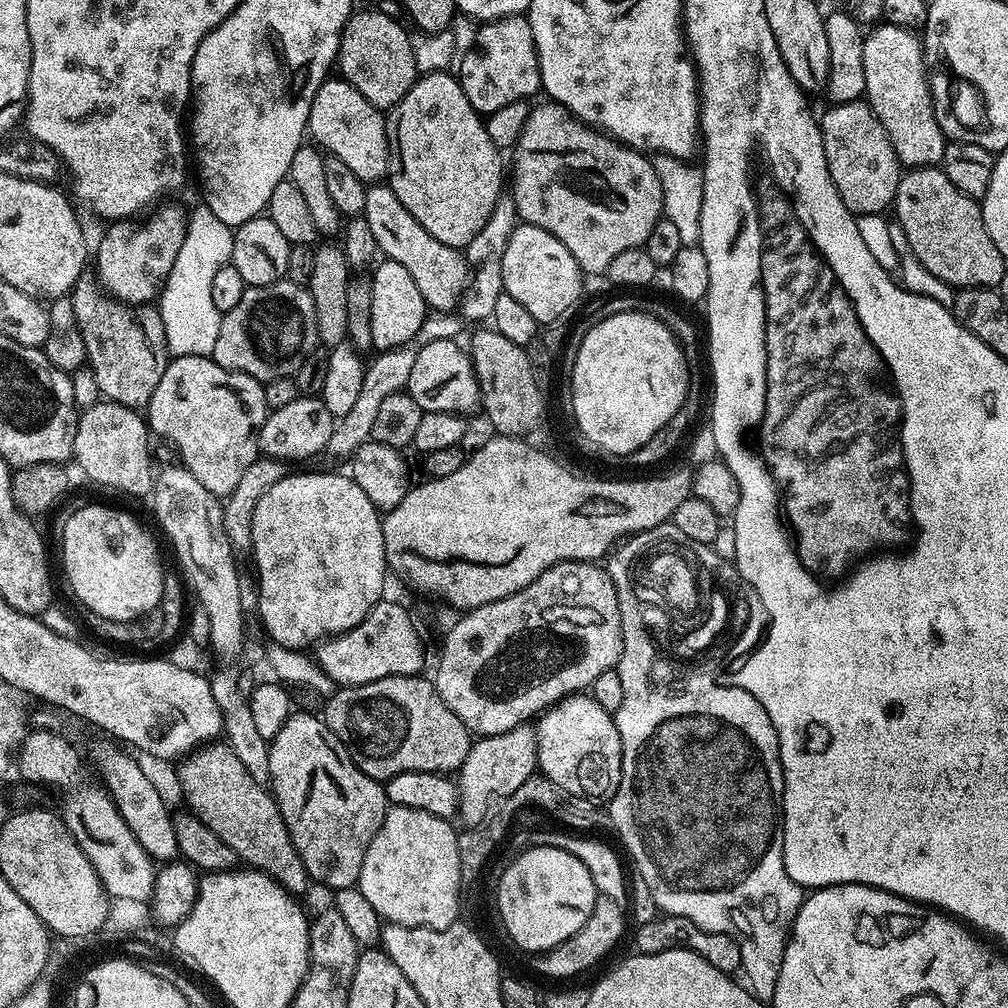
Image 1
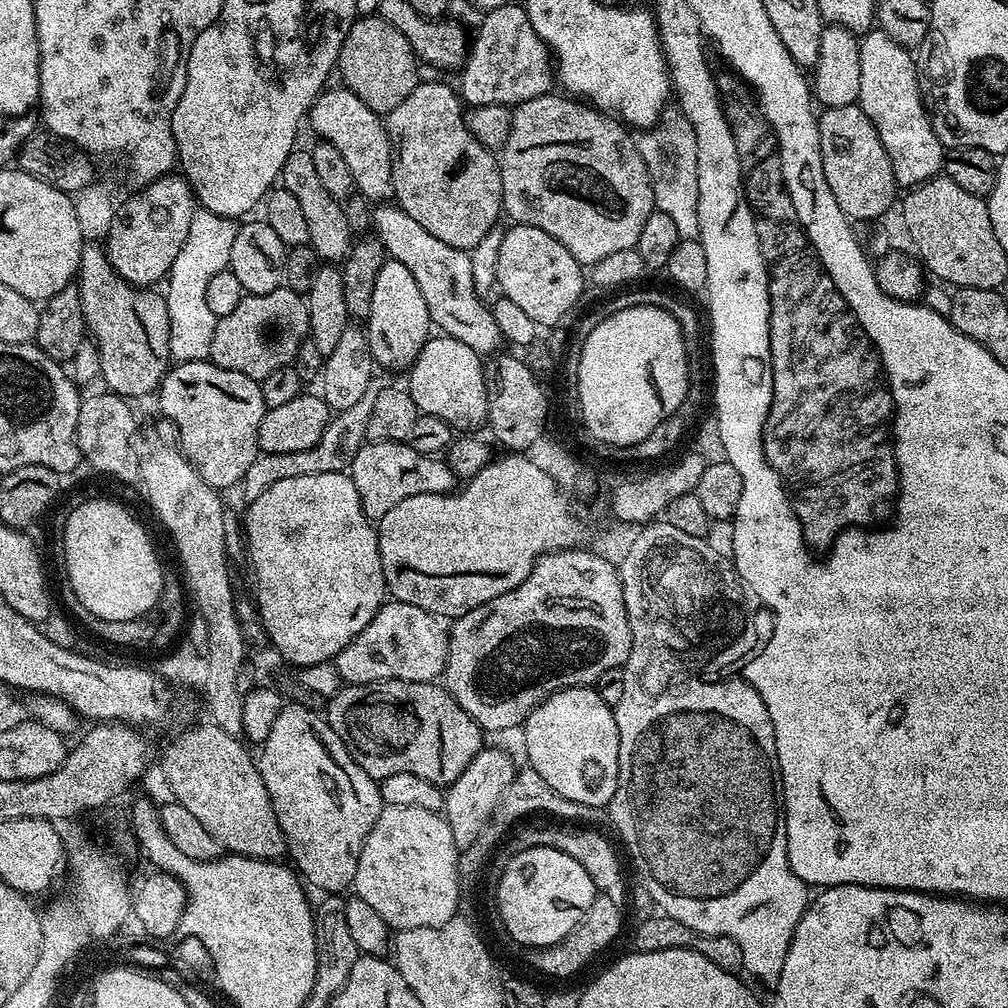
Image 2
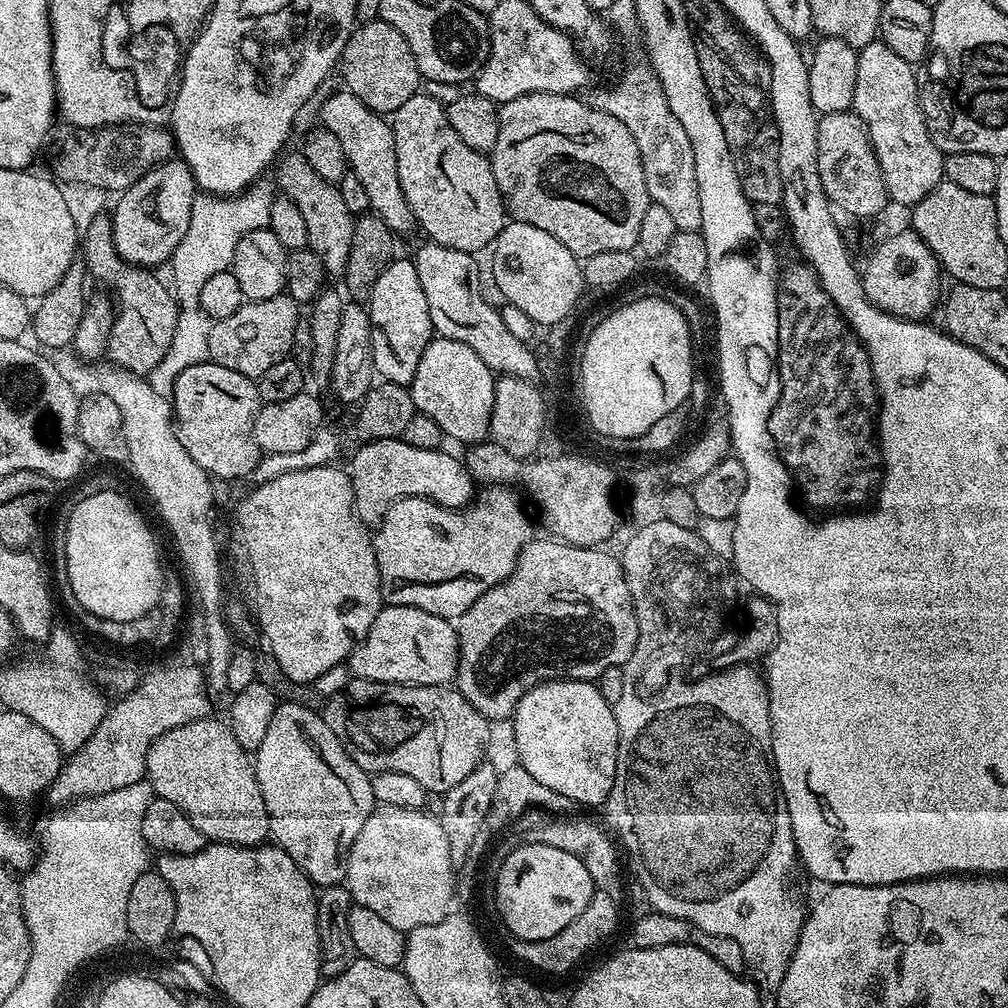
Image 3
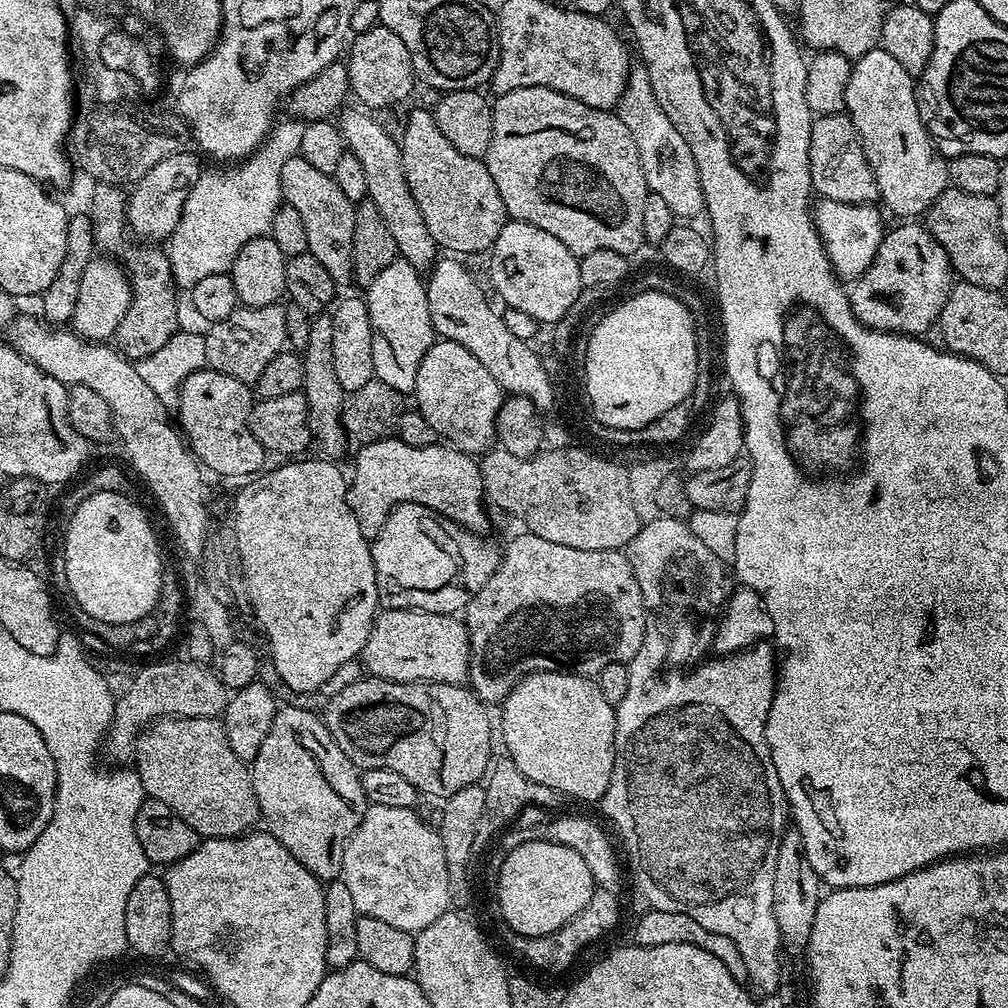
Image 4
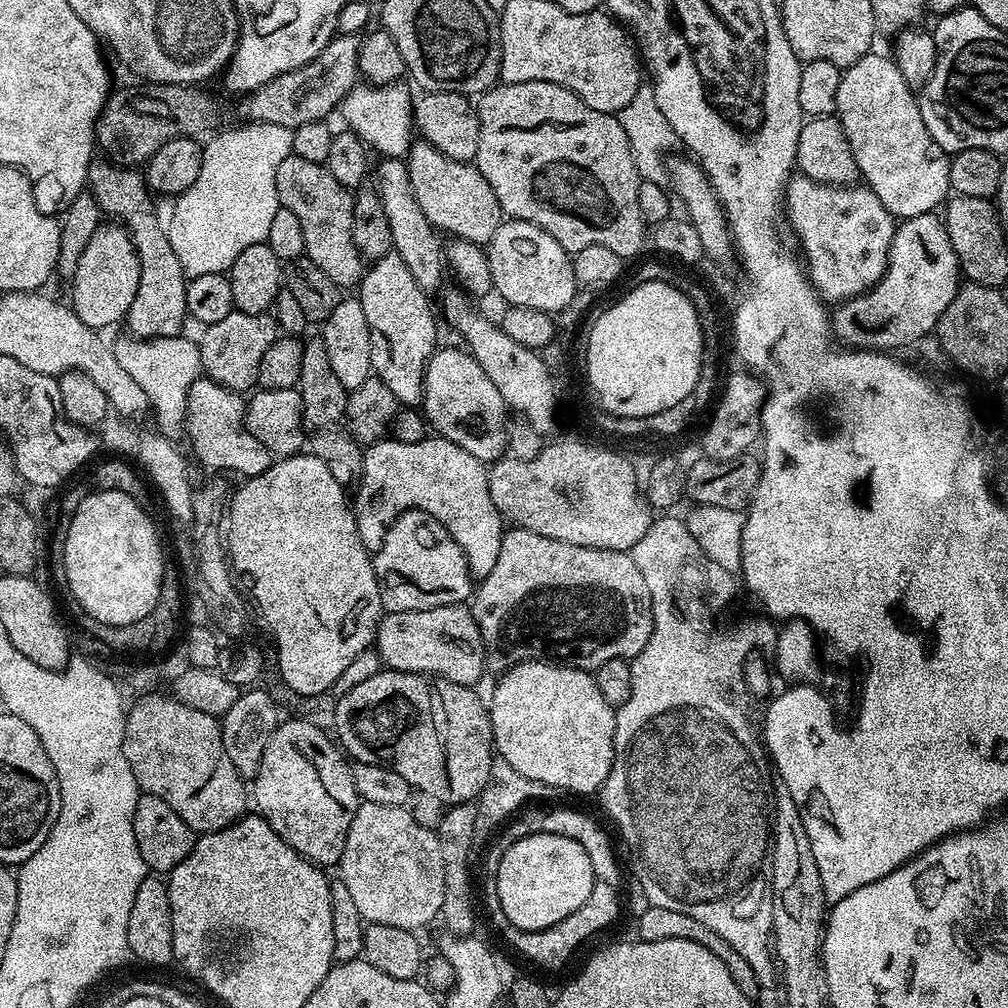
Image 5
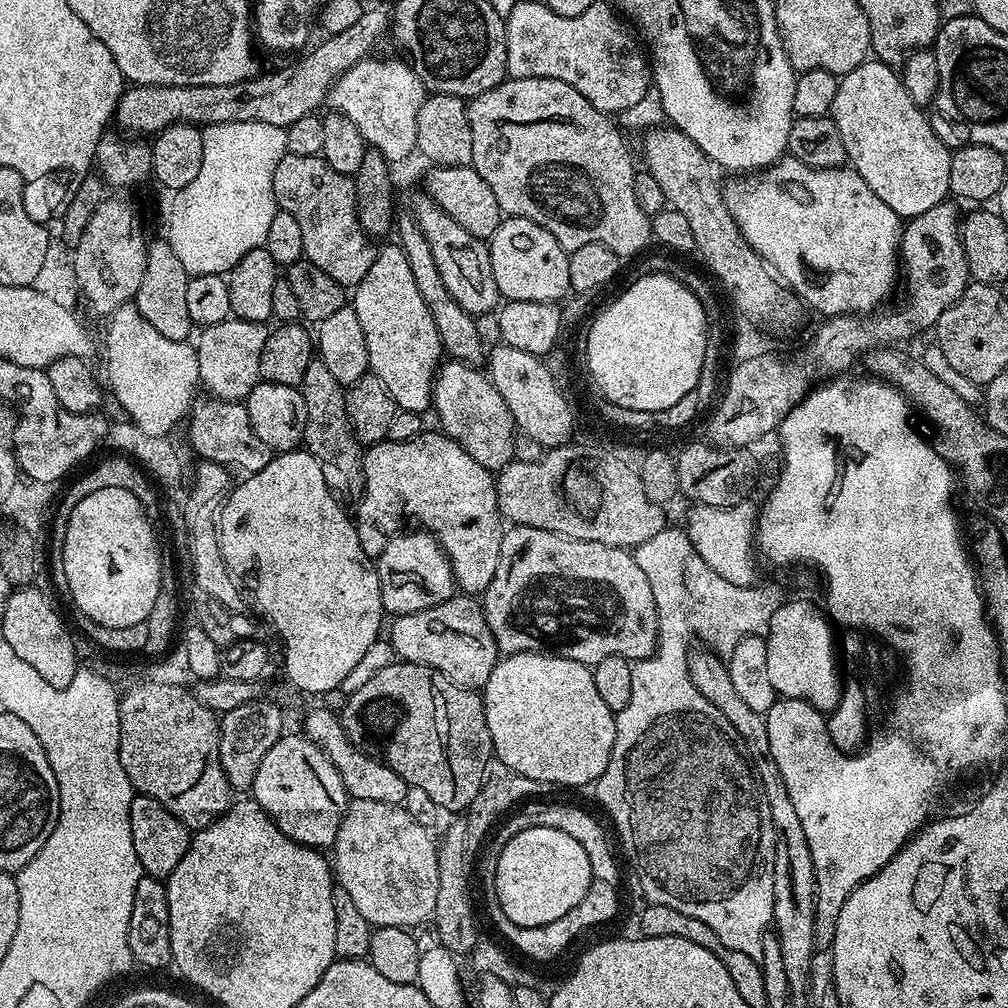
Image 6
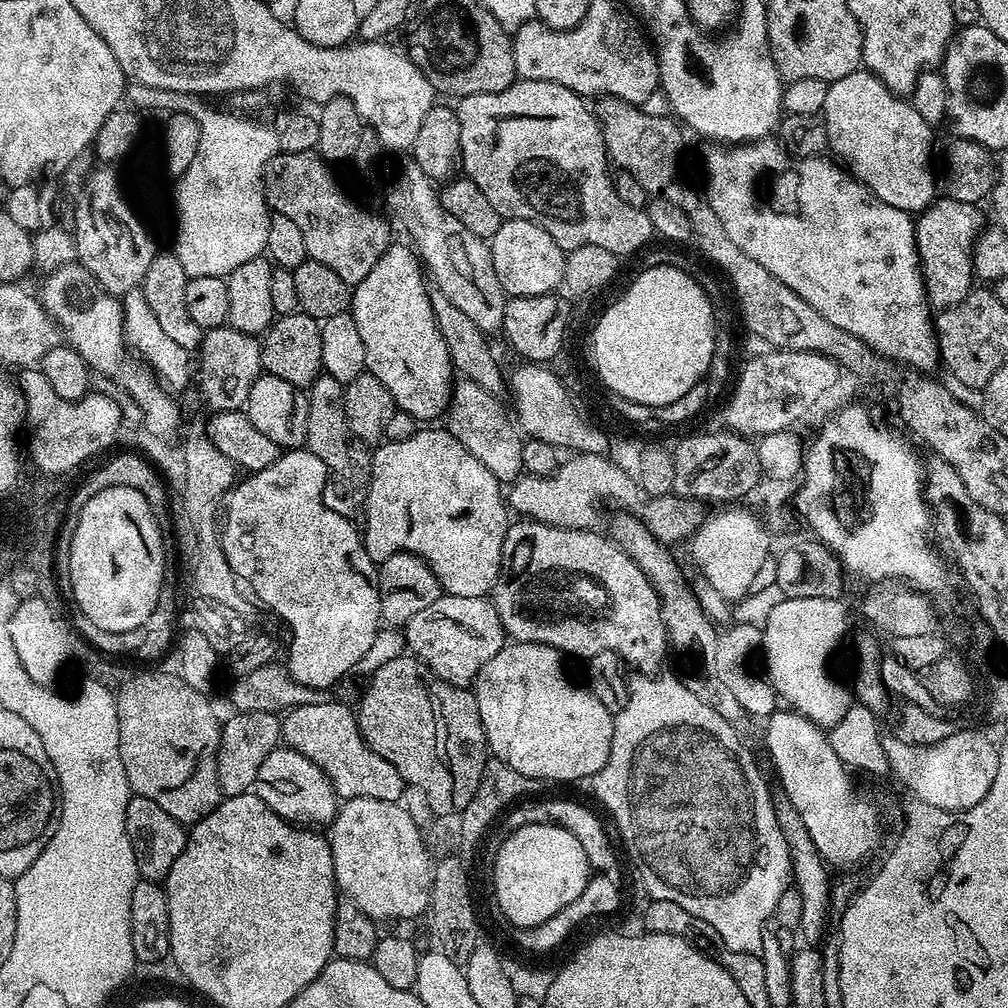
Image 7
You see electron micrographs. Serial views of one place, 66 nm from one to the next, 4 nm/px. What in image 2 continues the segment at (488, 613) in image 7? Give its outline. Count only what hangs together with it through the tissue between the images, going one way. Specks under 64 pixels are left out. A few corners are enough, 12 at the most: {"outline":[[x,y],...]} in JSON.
{"outline":[[389,599],[334,661],[341,681],[436,682],[448,632]]}

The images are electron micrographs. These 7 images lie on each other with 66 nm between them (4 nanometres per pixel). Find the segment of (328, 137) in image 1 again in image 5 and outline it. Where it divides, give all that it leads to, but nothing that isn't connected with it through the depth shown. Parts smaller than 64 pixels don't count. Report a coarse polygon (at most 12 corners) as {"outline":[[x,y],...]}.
{"outline":[[408,166],[374,168],[392,252],[429,294],[443,289],[446,244],[422,214]]}

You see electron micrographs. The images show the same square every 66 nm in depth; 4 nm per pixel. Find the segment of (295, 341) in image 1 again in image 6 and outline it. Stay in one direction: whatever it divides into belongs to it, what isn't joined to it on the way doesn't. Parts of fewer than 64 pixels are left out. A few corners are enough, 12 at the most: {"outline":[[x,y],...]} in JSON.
{"outline":[[229,318],[194,347],[209,397],[247,401],[267,323]]}

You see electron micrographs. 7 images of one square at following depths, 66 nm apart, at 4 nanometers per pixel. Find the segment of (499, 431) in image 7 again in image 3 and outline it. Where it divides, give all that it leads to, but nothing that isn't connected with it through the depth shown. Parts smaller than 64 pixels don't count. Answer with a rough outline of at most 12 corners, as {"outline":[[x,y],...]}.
{"outline":[[470,346],[422,350],[410,391],[449,441],[489,439],[496,382]]}

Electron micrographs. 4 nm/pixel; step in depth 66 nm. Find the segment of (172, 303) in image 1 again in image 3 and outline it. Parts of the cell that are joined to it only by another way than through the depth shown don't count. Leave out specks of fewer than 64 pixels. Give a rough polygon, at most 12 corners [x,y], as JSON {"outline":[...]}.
{"outline":[[274,192],[197,195],[170,261],[182,309],[170,350],[146,376],[171,397],[208,360],[202,285],[231,267],[244,234],[267,227]]}

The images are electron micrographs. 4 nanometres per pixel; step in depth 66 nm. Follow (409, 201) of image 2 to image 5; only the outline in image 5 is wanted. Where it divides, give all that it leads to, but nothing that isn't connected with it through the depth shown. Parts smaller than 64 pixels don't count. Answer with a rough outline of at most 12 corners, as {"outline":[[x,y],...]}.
{"outline":[[413,143],[406,157],[422,214],[486,246],[502,222],[475,163]]}

